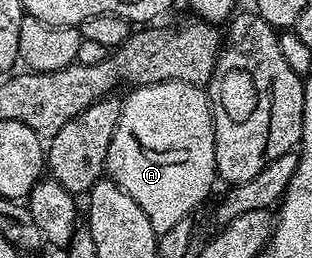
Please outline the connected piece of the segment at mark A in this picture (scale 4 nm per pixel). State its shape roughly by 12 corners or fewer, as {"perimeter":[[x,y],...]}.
{"perimeter":[[128,91],[108,177],[160,236],[218,181],[208,93]]}

